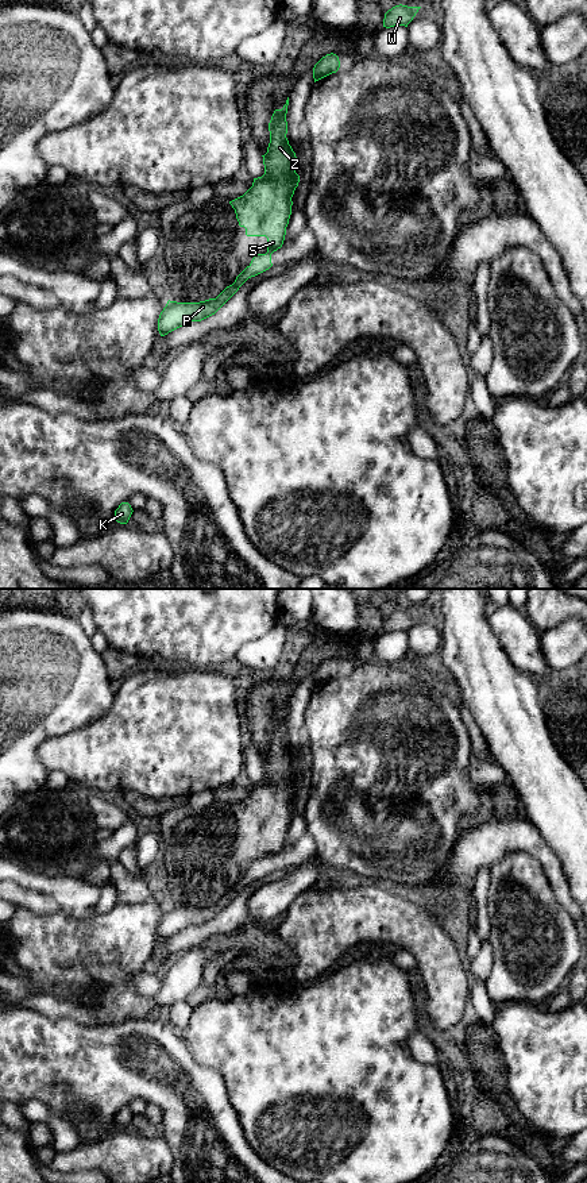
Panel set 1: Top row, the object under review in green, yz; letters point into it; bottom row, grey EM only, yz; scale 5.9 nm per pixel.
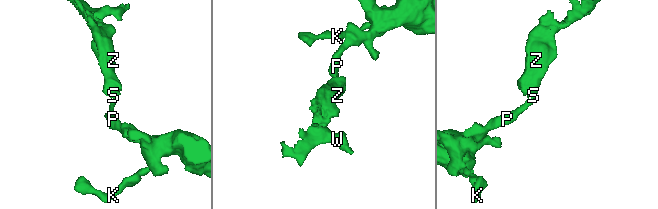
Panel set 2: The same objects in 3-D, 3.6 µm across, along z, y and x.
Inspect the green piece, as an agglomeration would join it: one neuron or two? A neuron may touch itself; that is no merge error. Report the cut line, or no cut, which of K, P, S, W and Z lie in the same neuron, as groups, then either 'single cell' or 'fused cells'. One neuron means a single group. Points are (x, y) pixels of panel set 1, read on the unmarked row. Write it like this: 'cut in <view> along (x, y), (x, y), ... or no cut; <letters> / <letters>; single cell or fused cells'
cut in yz along (266, 858), (270, 860); K P / S W Z; fused cells

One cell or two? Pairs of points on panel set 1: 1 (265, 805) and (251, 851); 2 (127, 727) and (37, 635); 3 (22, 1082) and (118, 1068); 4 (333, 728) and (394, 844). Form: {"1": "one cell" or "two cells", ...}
{"1": "one cell", "2": "two cells", "3": "one cell", "4": "one cell"}

